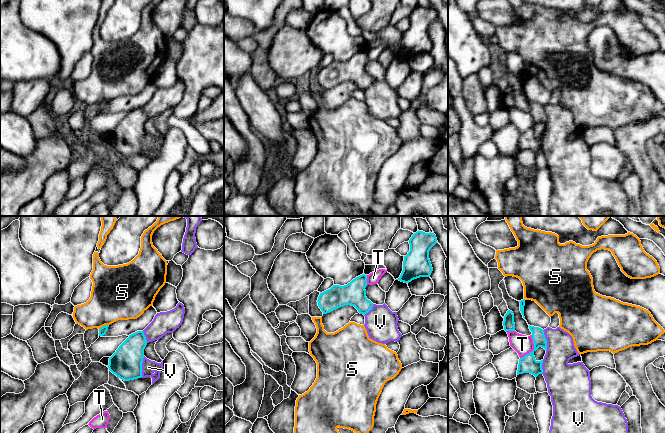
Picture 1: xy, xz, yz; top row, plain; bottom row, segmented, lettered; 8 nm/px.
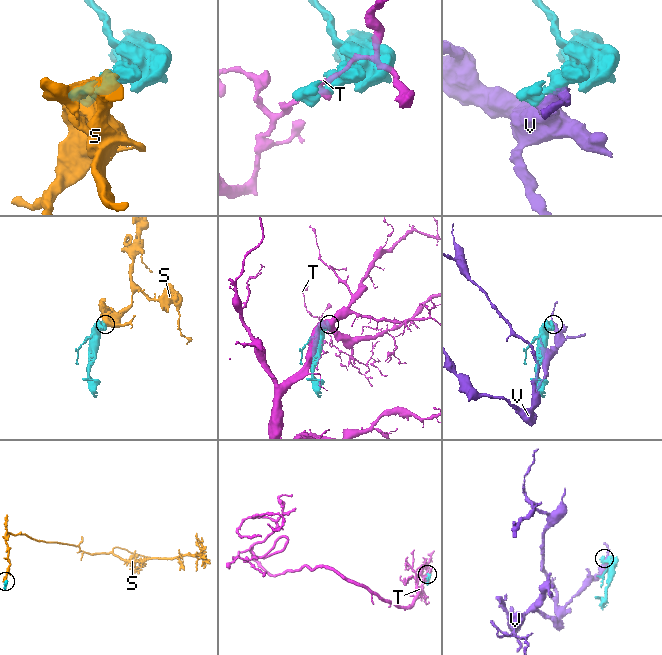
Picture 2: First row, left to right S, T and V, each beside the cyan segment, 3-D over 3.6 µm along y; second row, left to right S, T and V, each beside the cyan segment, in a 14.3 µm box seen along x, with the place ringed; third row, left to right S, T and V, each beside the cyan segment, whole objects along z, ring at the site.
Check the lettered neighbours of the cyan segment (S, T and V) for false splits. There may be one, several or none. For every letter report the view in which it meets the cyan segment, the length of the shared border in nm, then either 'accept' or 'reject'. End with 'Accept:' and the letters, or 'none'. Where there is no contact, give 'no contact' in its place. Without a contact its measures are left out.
S: meets cyan in xy; contact 90 nm long; reject
T: meets cyan in yz; contact 220 nm long; reject
V: meets cyan in xy; contact 180 nm long; reject
Accept: none

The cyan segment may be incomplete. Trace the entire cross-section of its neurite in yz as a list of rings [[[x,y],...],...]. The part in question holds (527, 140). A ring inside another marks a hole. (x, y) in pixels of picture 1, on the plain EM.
[[[529,101],[529,105],[532,108],[532,115],[534,119],[534,126],[524,133],[519,135],[517,151],[523,149],[530,149],[537,153],[543,149],[542,139],[543,136],[537,137],[534,132],[534,128],[542,123],[547,126],[547,116],[544,111],[543,105]]]

